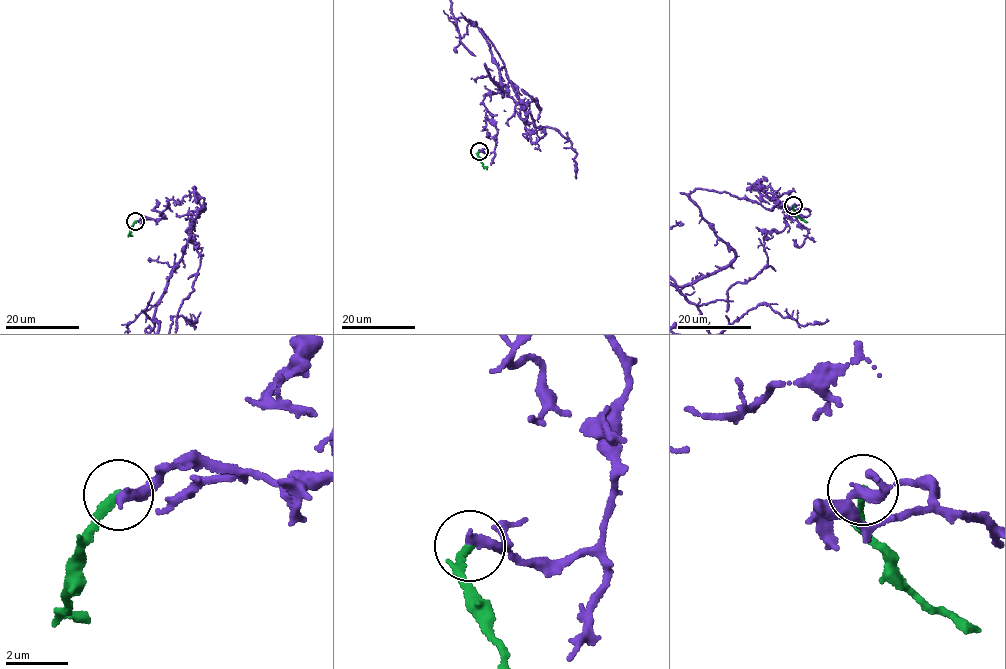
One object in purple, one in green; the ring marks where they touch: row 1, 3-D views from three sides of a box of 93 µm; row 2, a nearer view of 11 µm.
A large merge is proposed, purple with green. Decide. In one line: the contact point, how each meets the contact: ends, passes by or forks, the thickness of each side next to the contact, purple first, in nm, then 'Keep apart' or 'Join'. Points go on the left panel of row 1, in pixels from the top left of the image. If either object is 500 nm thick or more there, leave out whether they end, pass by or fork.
Place: (135, 221). At the ring purple ends. At the ring green ends. Thickness 380 nm (purple) against 260 nm. Keep apart

